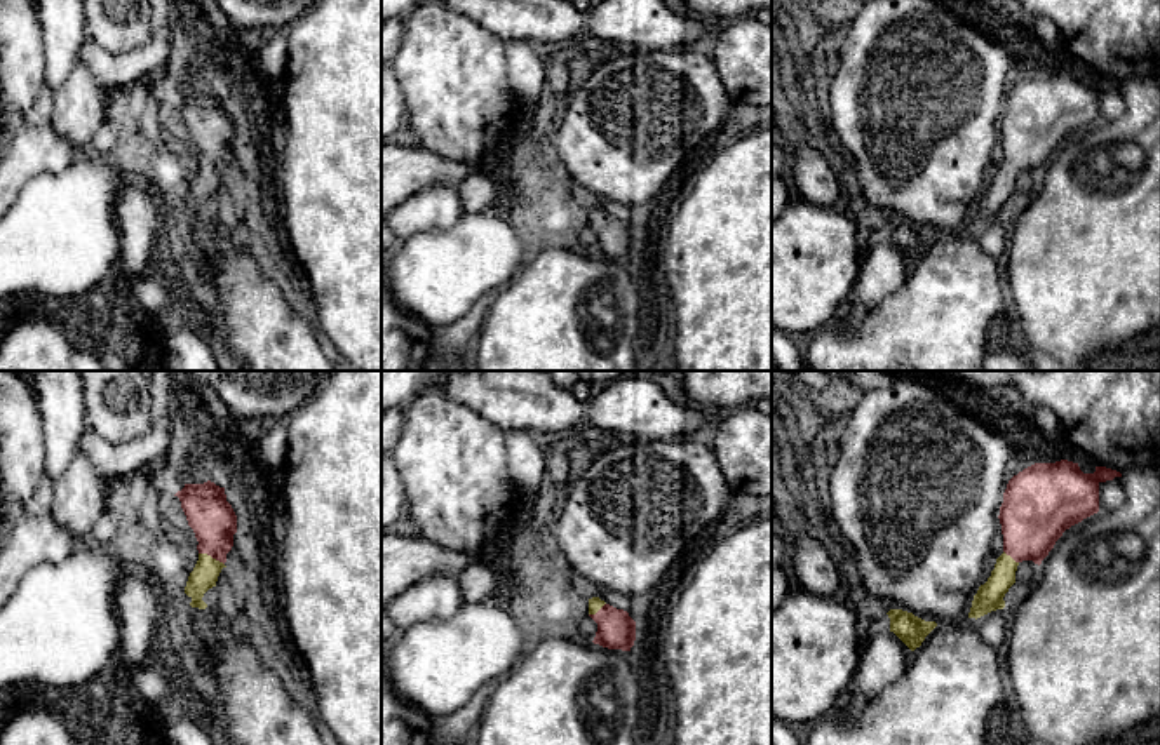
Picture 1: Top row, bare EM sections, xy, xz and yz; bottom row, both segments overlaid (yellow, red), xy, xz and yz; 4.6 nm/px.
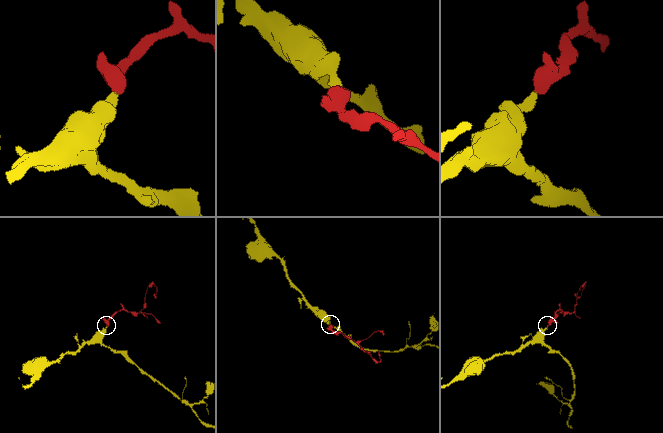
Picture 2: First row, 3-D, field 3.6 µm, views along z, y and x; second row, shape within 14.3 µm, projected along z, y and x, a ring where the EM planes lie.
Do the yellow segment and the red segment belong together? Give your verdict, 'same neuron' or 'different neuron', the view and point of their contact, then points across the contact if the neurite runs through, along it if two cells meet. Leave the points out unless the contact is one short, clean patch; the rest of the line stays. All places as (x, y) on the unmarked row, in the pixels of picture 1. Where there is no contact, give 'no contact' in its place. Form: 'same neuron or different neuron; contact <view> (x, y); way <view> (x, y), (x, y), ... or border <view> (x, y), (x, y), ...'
same neuron; contact xy (209, 166); way xy (206, 181), (209, 166), (211, 127)

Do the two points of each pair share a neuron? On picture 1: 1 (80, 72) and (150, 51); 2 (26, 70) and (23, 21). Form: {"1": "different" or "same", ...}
{"1": "different", "2": "same"}

